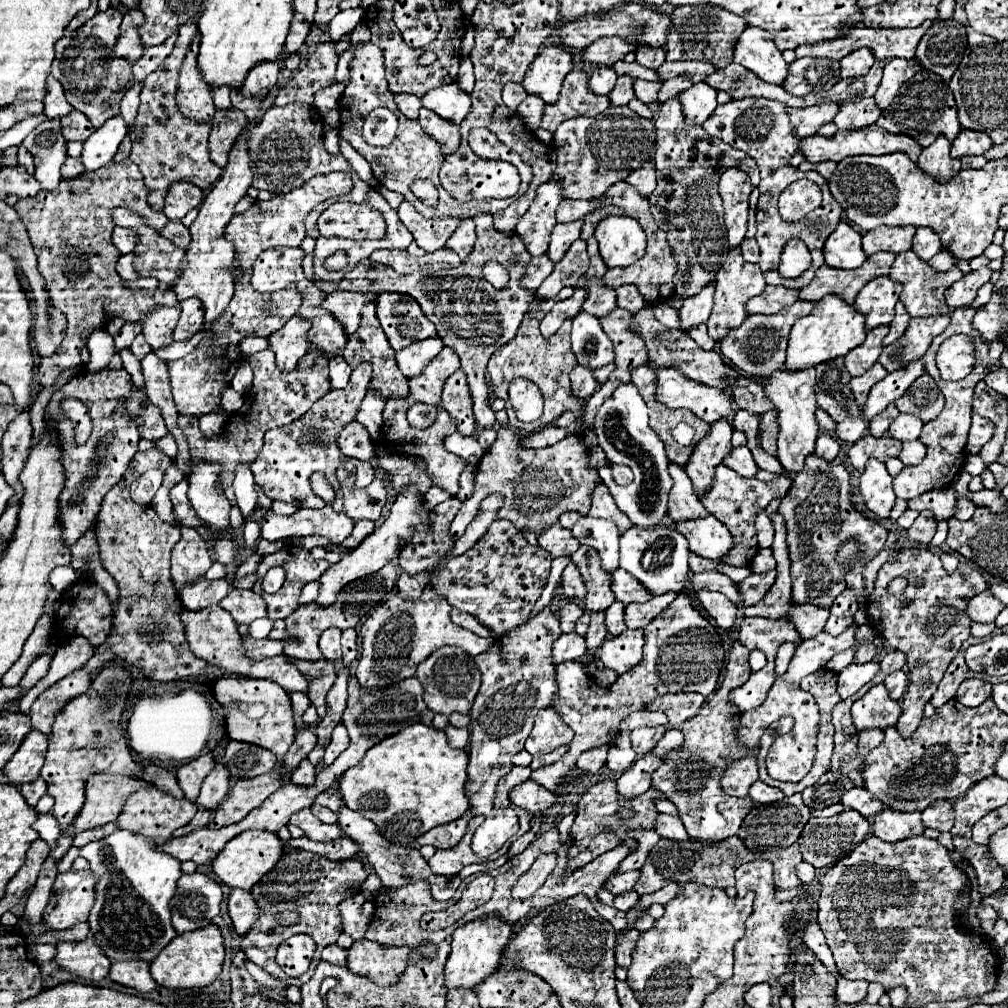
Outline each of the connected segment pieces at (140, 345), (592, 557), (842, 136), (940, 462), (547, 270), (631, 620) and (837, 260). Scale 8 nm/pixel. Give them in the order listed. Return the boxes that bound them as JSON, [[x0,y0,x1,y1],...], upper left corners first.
[[131,334,151,360],[571,546,615,610],[799,126,921,162],[893,308,989,500],[521,254,553,292],[625,594,677,628],[823,222,867,268]]

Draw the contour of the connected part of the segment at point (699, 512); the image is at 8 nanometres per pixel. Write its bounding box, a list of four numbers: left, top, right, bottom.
[665,462,707,526]

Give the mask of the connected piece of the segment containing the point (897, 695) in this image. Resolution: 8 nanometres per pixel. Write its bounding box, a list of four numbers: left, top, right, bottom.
[883,670,909,700]

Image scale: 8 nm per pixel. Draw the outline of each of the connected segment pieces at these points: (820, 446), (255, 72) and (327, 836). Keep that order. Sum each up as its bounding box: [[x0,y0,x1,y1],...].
[[815,432,839,462],[243,54,285,96],[291,808,341,842]]

